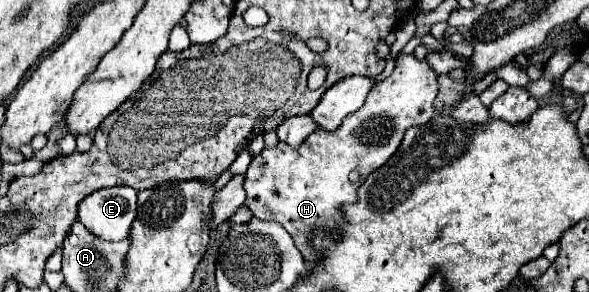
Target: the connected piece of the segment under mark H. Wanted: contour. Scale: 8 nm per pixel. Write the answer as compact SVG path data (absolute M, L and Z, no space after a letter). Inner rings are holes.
M413 54L397 56L393 74L389 78L385 78L383 82L379 82L377 86L373 86L363 108L349 114L337 130L329 132L325 128L319 128L297 148L291 148L291 146L285 146L285 142L279 142L277 146L265 148L261 154L253 156L253 160L247 168L247 174L245 174L245 192L247 192L245 206L249 206L253 216L257 216L261 220L279 222L293 236L303 258L309 264L317 262L321 258L321 254L311 246L311 232L319 230L319 228L327 228L327 232L333 236L333 240L339 240L341 228L347 224L343 206L357 202L359 184L349 182L349 172L357 170L363 180L373 170L383 166L399 148L401 138L407 128L425 124L433 118L433 114L435 114L433 102L437 98L437 92L439 92L437 74L423 60L417 60Z

